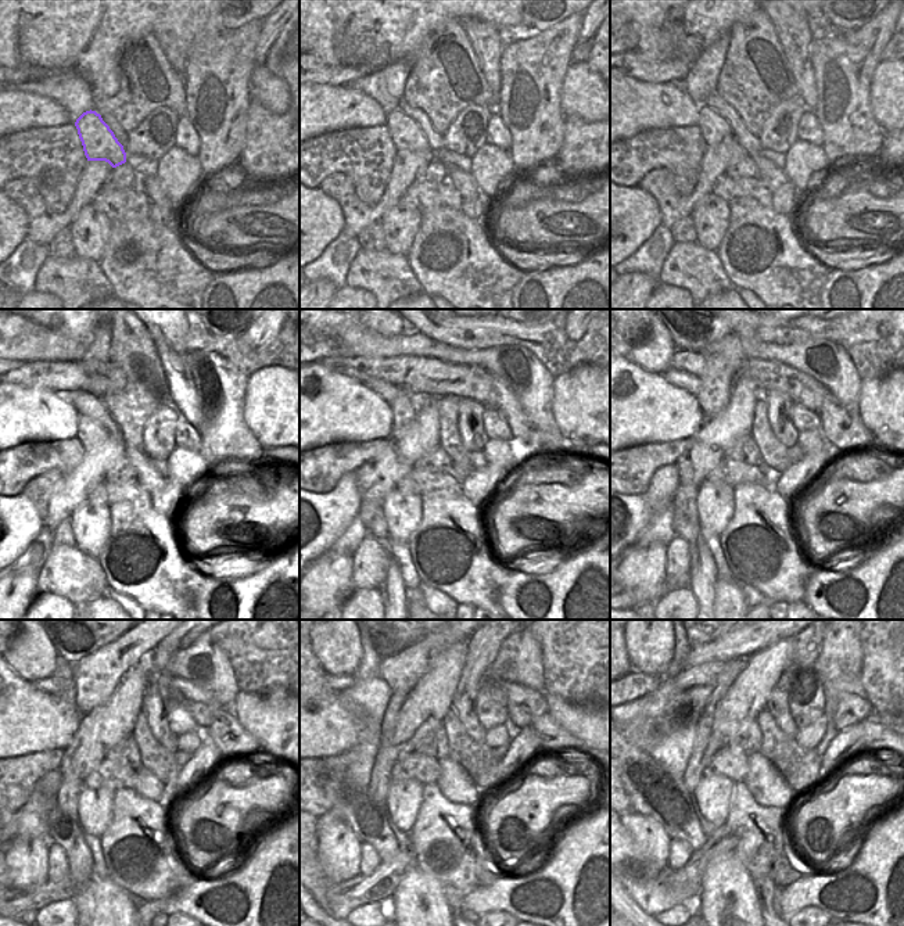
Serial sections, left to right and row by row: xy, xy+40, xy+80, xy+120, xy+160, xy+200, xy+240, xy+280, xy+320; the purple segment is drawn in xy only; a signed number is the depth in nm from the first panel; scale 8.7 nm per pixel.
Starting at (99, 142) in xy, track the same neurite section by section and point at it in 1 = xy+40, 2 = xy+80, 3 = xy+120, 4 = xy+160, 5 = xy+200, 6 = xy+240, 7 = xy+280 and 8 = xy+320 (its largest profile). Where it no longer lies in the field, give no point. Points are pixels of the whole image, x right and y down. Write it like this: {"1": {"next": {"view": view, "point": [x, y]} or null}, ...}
{"1": {"next": {"view": "xy+40", "point": [406, 135]}}, "2": {"next": {"view": "xy+80", "point": [714, 128]}}, "3": {"next": {"view": "xy+120", "point": [90, 434]}}, "4": {"next": {"view": "xy+160", "point": [404, 405]}}, "5": {"next": {"view": "xy+200", "point": [724, 358]}}, "6": {"next": {"view": "xy+240", "point": [96, 675]}}, "7": {"next": {"view": "xy+280", "point": [401, 673]}}, "8": {"next": {"view": "xy+320", "point": [703, 663]}}}

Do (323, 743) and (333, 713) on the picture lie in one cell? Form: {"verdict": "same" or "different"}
{"verdict": "same"}

